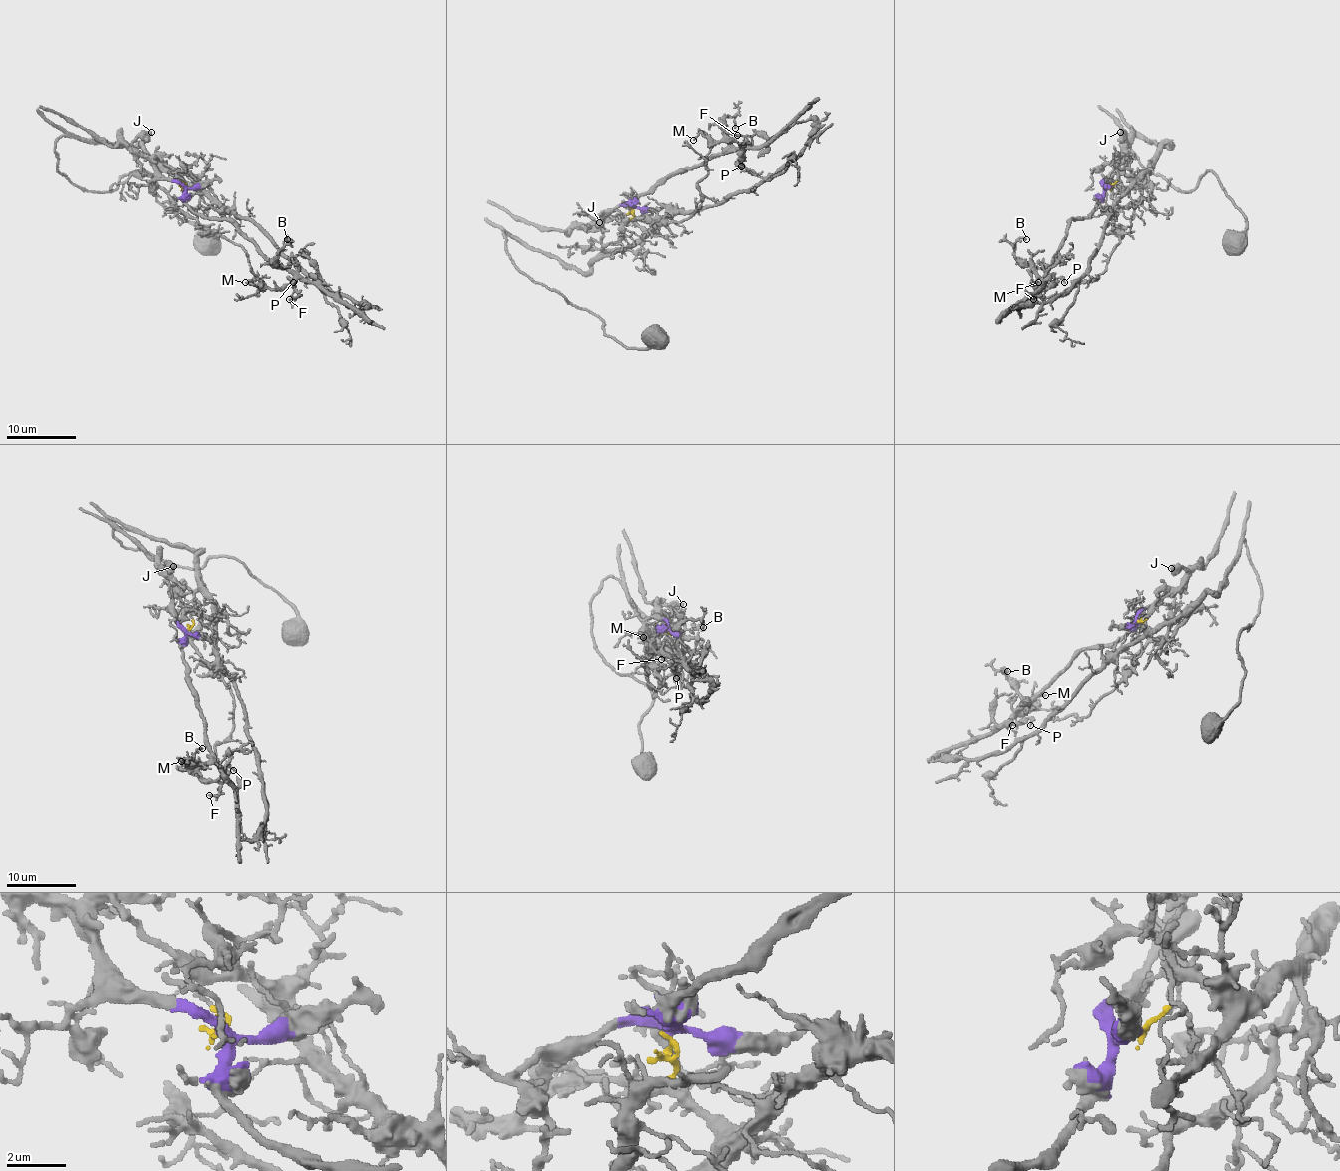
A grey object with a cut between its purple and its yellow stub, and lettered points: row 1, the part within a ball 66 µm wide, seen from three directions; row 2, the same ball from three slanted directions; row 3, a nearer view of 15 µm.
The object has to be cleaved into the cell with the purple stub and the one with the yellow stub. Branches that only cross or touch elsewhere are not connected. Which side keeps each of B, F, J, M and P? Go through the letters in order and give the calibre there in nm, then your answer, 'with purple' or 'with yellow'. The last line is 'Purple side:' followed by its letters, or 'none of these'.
B: calibre 130 nm; with purple
F: calibre 160 nm; with purple
J: calibre 440 nm; with purple
M: calibre 130 nm; with purple
P: calibre 110 nm; with purple
Purple side: B, F, J, M, P

